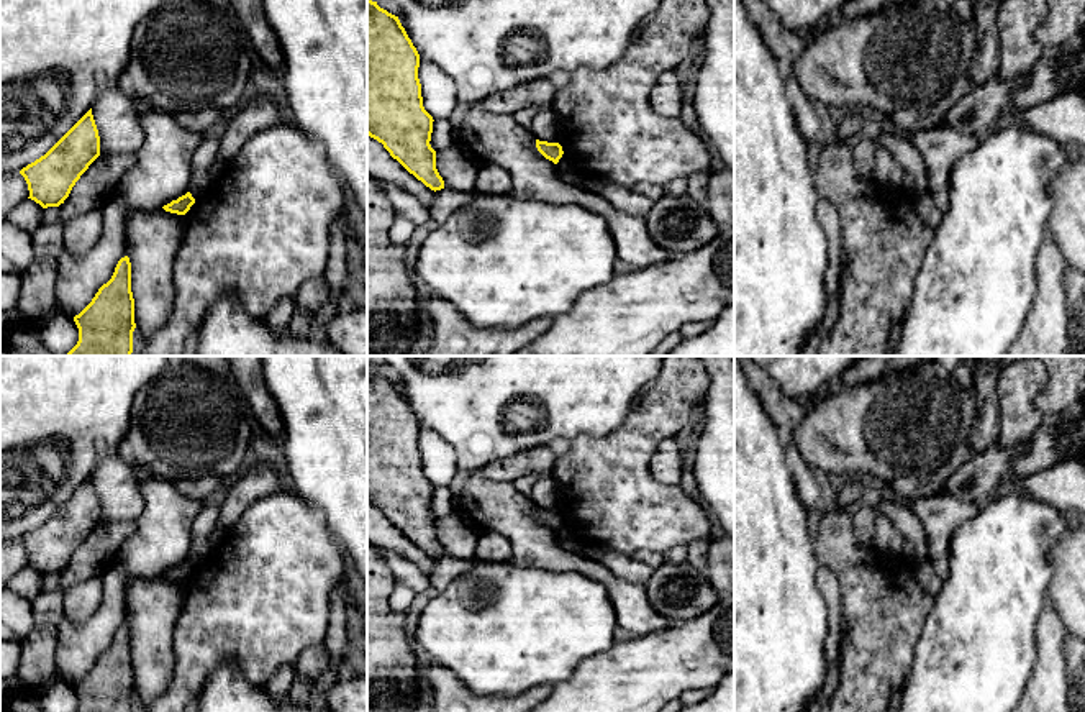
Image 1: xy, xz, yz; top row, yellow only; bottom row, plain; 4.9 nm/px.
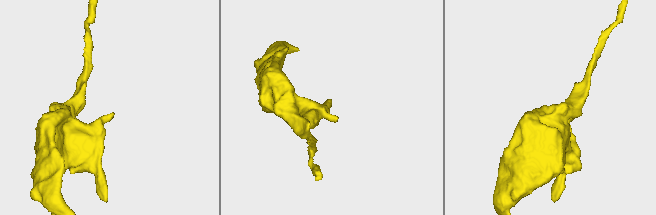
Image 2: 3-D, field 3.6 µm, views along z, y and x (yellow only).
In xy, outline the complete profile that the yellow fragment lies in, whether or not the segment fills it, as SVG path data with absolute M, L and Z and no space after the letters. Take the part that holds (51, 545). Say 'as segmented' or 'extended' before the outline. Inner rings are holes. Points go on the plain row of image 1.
as segmented | M92 476L39 527L20 538L31 568L59 574L89 533L100 523L100 504Z

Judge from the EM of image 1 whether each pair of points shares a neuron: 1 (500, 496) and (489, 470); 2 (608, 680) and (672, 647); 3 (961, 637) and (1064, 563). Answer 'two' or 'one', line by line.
1: two
2: one
3: two

